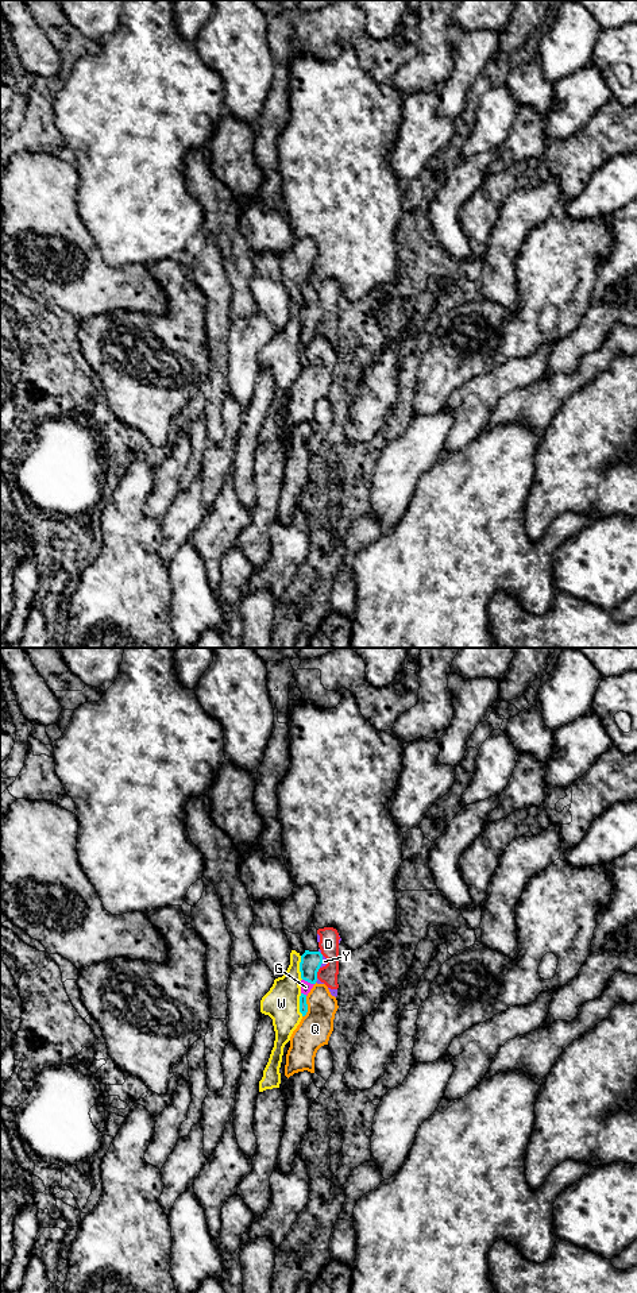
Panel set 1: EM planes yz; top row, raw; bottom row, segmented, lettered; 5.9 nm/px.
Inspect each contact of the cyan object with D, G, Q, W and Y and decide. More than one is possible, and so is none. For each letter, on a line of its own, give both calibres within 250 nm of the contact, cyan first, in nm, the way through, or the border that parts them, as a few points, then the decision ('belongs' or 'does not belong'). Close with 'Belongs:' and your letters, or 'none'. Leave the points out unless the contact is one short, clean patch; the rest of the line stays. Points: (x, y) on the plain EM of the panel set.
D: 130/120 nm | does not belong
G: 130/60 nm | across yz (311, 313), (308, 334), (305, 339) | belongs
Q: 50/200 nm | does not belong
W: 130/220 nm | does not belong
Y: 130/30 nm | along yz (323, 308), (323, 315), (319, 319) | does not belong
Belongs: G

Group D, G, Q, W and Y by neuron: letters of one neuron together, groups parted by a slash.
D Y / G / Q / W

